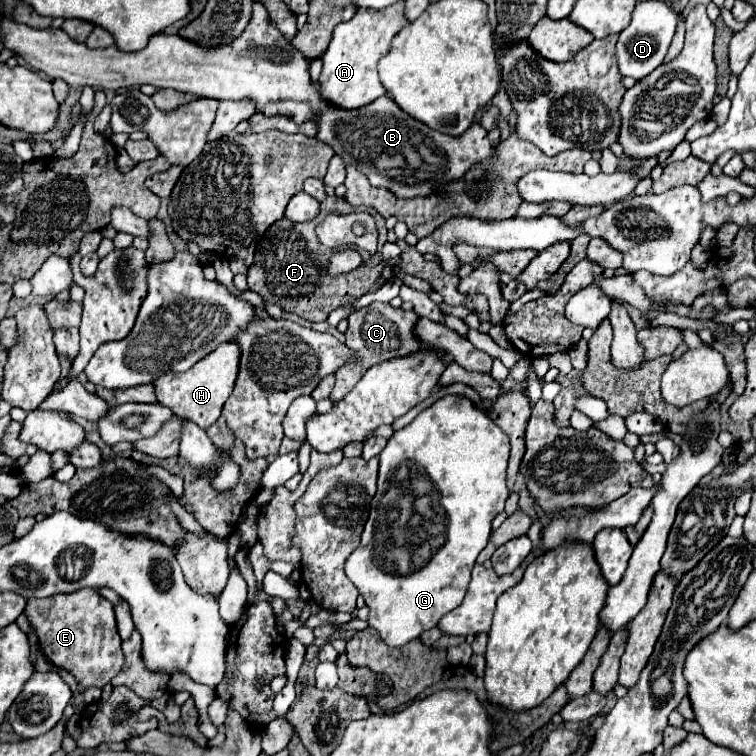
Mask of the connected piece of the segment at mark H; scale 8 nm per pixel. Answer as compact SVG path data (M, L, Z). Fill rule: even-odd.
M232 341L232 343L218 345L216 351L206 355L202 361L198 361L186 373L160 375L154 381L158 403L170 407L174 411L174 415L186 417L186 419L194 421L196 425L200 425L202 429L208 429L220 417L222 405L234 389L234 383L236 383L236 377L238 377L238 371L240 371L240 365L238 365L240 355L242 355L242 351L240 351L238 343Z

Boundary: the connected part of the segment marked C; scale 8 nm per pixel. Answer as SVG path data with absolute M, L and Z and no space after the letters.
M370 303L368 307L352 313L348 317L348 323L350 327L346 331L346 345L358 359L336 371L336 385L330 393L332 401L340 401L344 395L348 395L350 389L354 389L354 385L362 379L366 369L370 369L374 363L380 363L398 355L410 355L418 349L426 349L424 345L418 343L418 339L414 339L414 333L412 333L416 323L414 311L394 309L390 303Z

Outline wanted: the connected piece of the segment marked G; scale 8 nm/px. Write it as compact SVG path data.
M444 395L424 409L410 425L388 439L388 445L378 457L377 492L371 507L379 508L379 501L388 489L388 481L394 479L396 469L408 461L416 461L426 469L440 493L444 511L448 507L448 537L422 569L400 575L390 569L398 567L396 561L394 565L384 565L380 557L376 559L376 549L372 545L377 514L368 517L358 549L346 561L348 579L358 587L370 607L368 625L374 627L390 647L404 647L412 639L418 639L426 629L438 625L448 611L462 603L476 557L488 543L492 519L504 509L508 499L508 455L510 443L506 433L486 411L478 409L464 395Z

